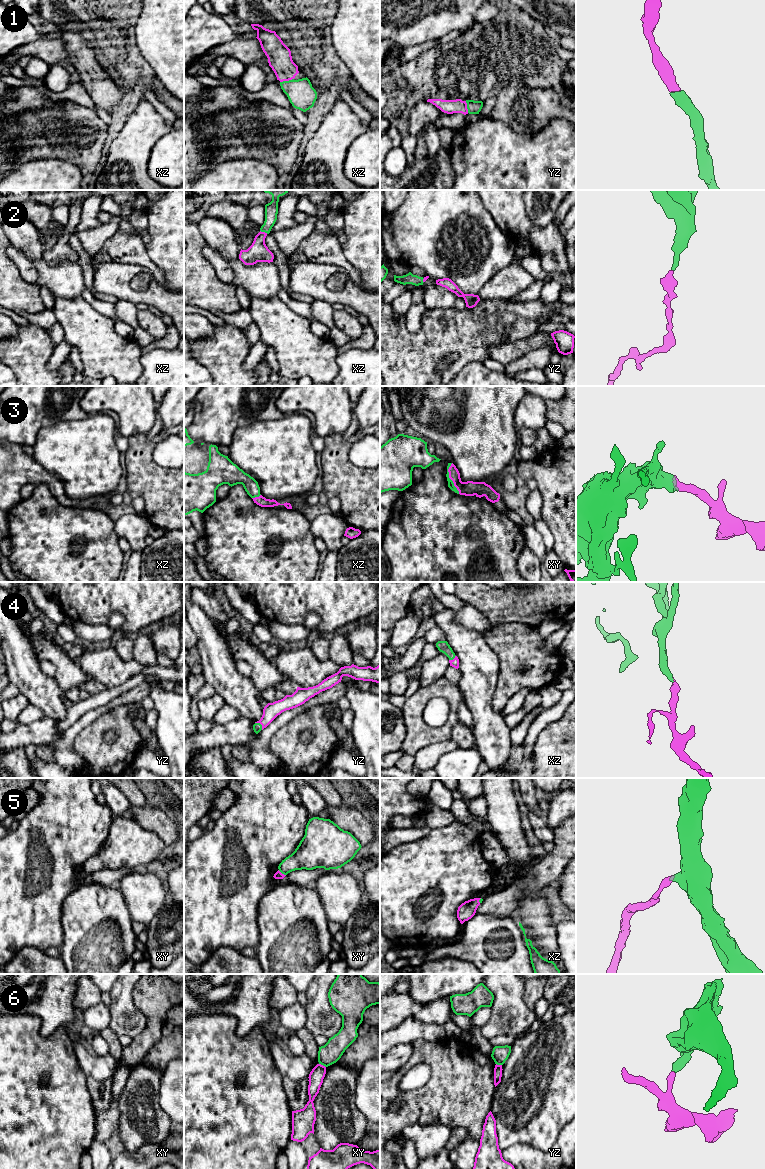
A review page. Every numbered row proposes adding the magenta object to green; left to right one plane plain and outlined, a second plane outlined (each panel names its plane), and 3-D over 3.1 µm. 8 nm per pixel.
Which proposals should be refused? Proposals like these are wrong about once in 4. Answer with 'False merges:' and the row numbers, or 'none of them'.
False merges: 6

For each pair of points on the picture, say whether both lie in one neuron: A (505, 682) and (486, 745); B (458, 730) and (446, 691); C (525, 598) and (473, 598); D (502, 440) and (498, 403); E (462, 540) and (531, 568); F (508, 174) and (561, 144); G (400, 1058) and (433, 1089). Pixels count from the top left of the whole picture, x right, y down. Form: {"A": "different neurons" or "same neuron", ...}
{"A": "different neurons", "B": "different neurons", "C": "same neuron", "D": "same neuron", "E": "different neurons", "F": "same neuron", "G": "different neurons"}

